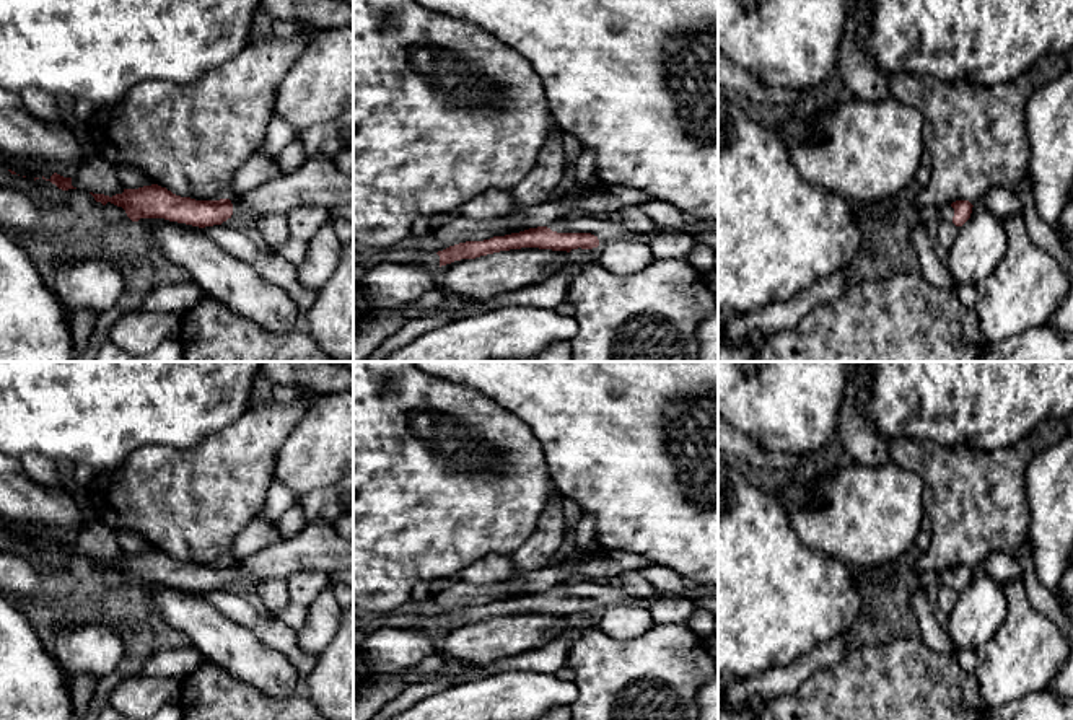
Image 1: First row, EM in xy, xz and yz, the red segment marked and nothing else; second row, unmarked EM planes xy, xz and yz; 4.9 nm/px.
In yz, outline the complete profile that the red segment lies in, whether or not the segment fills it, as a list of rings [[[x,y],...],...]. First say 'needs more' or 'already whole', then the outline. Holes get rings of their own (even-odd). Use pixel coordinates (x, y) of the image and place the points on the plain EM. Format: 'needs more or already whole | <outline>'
needs more | [[[956,565],[939,572],[939,580],[944,586],[953,586],[956,591],[962,591],[970,583],[972,572],[974,570],[969,565]]]

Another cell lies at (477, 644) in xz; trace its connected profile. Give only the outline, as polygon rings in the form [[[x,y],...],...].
[[[539,612],[500,616],[441,630],[438,652],[446,660],[482,666],[503,656],[542,648],[572,626],[567,616]]]

